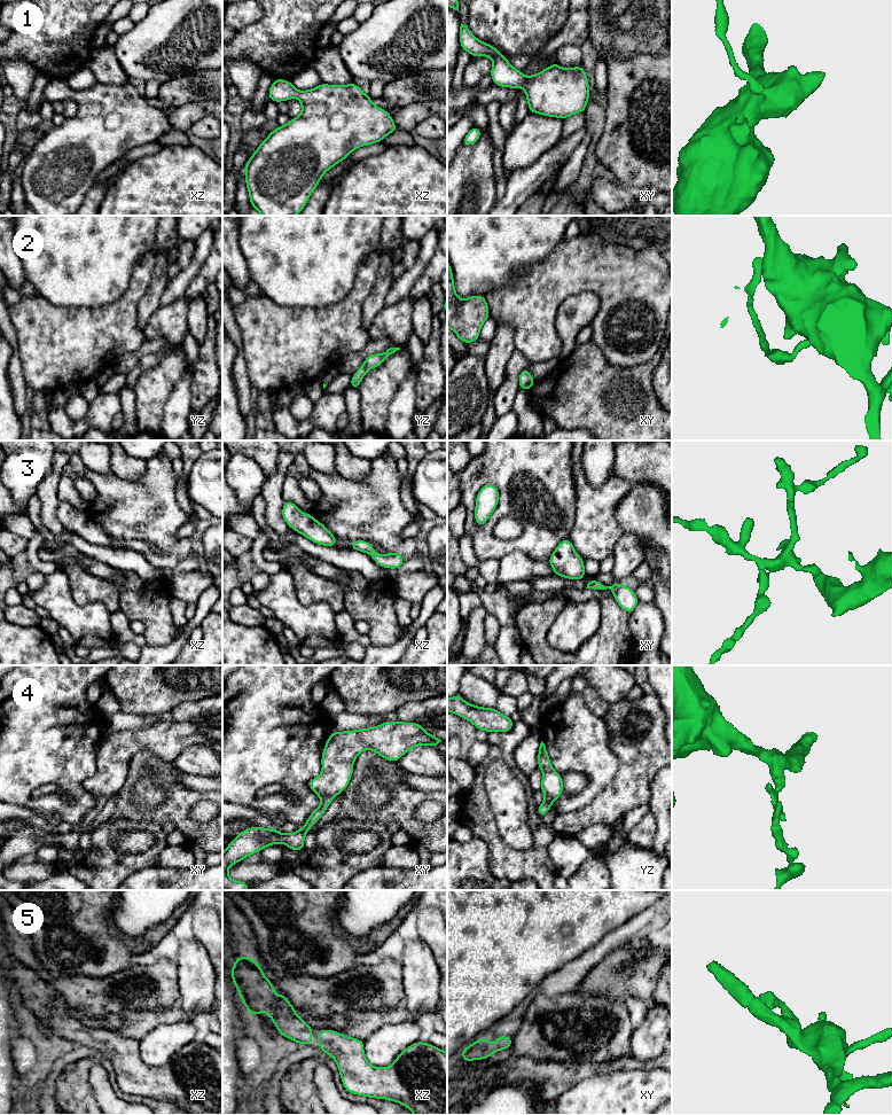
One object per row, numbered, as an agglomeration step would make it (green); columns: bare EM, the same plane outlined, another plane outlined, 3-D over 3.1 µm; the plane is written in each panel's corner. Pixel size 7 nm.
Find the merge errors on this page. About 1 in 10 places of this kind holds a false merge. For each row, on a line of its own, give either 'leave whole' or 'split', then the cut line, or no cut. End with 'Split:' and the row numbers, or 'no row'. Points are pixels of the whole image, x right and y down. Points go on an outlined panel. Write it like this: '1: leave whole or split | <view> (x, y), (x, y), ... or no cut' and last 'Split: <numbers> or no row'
1: leave whole | no cut
2: leave whole | no cut
3: leave whole | no cut
4: leave whole | no cut
5: leave whole | no cut
Split: no row

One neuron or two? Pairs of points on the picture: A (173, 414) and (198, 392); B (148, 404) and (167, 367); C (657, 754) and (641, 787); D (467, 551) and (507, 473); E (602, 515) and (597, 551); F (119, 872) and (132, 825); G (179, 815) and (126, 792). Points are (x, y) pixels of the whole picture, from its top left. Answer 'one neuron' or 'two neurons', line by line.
A: two neurons
B: one neuron
C: one neuron
D: two neurons
E: one neuron
F: one neuron
G: one neuron

